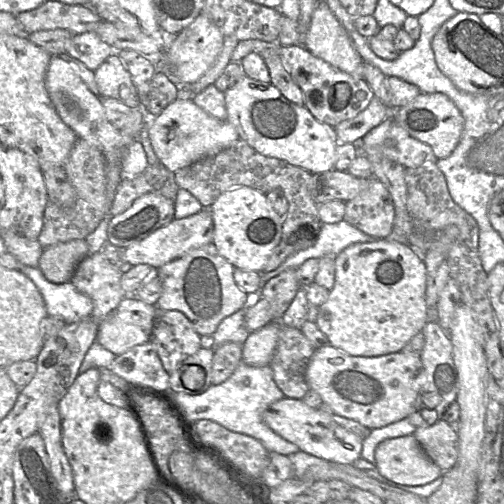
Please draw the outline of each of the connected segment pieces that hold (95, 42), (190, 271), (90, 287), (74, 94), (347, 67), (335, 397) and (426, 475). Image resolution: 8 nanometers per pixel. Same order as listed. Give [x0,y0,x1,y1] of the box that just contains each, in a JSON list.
[[66,32,116,71],[157,243,249,336],[70,245,132,325],[45,56,122,153],[301,1,364,76],[305,345,425,429],[374,435,443,486]]

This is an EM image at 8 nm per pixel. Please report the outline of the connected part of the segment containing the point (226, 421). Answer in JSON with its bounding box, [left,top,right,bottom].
[160,362,300,456]

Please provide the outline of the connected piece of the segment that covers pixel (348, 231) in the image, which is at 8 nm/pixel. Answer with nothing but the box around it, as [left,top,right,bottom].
[261,220,378,288]

